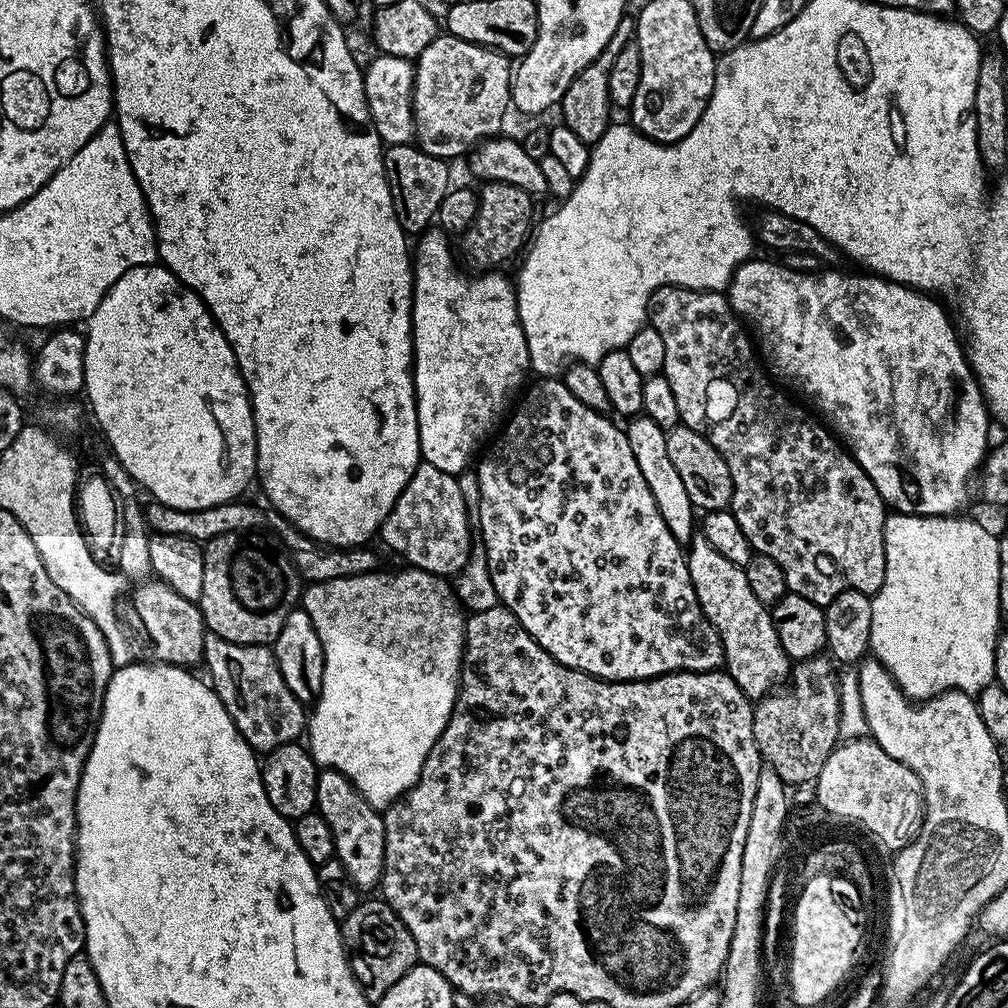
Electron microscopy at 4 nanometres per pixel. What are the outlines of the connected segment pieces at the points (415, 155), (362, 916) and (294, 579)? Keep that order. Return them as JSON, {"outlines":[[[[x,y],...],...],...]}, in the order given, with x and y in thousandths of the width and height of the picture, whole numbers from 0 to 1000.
{"outlines":[[[[412,142],[386,143],[381,147],[381,176],[387,185],[387,196],[391,200],[391,212],[395,216],[395,224],[406,235],[413,236],[425,229],[432,219],[435,204],[438,204],[438,196],[442,196],[446,180],[444,180],[445,160],[436,159],[428,153],[421,152]]],[[[358,892],[357,897],[337,917],[337,930],[341,933],[341,943],[345,945],[345,956],[351,970],[361,984],[361,989],[372,994],[415,955],[411,931],[407,923],[389,905],[380,892]]],[[[258,526],[233,528],[205,537],[201,546],[204,569],[196,598],[203,624],[233,639],[273,640],[284,609],[300,595],[299,573],[279,537]]]]}

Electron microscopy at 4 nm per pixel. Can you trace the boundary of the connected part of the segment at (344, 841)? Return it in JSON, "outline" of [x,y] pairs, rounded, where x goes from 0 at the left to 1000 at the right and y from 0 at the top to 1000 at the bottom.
{"outline":[[[329,762],[314,765],[313,768],[313,801],[319,812],[323,812],[323,819],[327,819],[327,827],[331,827],[333,840],[332,852],[343,859],[343,867],[353,876],[354,881],[372,882],[379,871],[381,862],[381,811],[374,803],[359,792],[359,788],[338,766]]]}

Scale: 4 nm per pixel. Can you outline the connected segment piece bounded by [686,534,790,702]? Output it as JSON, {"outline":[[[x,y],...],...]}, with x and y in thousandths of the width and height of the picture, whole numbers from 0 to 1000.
{"outline":[[[698,531],[687,533],[687,539],[681,544],[681,555],[692,601],[708,621],[718,642],[717,662],[722,671],[732,677],[747,696],[762,689],[784,669],[784,656],[772,637],[772,625],[768,625],[763,600],[752,597],[737,563],[724,558],[724,554],[716,554],[716,550],[700,538]]]}

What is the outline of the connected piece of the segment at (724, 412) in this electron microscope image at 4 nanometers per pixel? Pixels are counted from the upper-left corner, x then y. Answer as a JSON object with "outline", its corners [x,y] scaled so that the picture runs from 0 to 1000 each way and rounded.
{"outline":[[[658,282],[656,286],[649,288],[649,292],[643,298],[643,317],[645,323],[649,327],[653,327],[653,331],[657,331],[657,340],[661,342],[661,359],[657,371],[665,379],[665,387],[669,387],[669,396],[673,399],[675,420],[680,421],[685,427],[692,427],[692,431],[699,433],[708,442],[708,446],[712,446],[712,450],[716,450],[716,454],[720,454],[720,462],[724,462],[726,471],[724,507],[728,510],[728,514],[732,514],[732,522],[736,522],[736,530],[740,530],[747,549],[760,554],[768,554],[768,558],[772,558],[772,562],[776,562],[776,569],[780,569],[782,587],[792,589],[796,593],[804,593],[804,597],[809,599],[816,601],[827,597],[827,593],[831,593],[831,589],[844,583],[852,587],[868,589],[875,581],[879,569],[878,498],[871,490],[867,478],[863,478],[863,474],[857,469],[853,459],[846,454],[844,448],[835,443],[834,438],[813,416],[805,417],[792,402],[782,401],[781,395],[769,385],[771,382],[767,380],[763,370],[756,364],[751,346],[748,344],[739,322],[728,313],[721,293],[718,290],[696,290],[692,286],[675,286],[672,282]]]}

